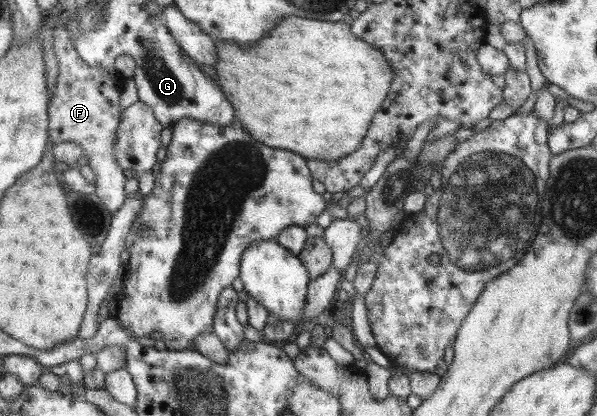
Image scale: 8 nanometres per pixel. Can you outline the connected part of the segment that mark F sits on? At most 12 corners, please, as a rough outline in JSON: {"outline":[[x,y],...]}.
{"outline":[[53,29],[58,59],[48,139],[73,142],[114,214],[123,170],[112,149],[119,89]]}

